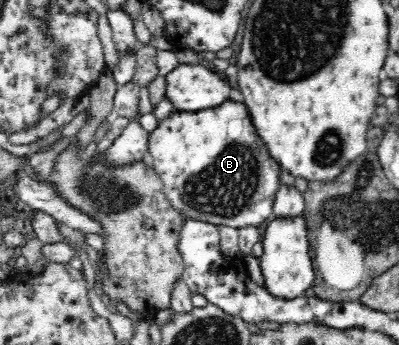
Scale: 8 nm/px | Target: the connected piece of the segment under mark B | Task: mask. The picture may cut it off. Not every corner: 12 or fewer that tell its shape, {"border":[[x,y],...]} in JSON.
{"border":[[244,103],[175,110],[149,163],[186,218],[243,229],[282,170]]}

